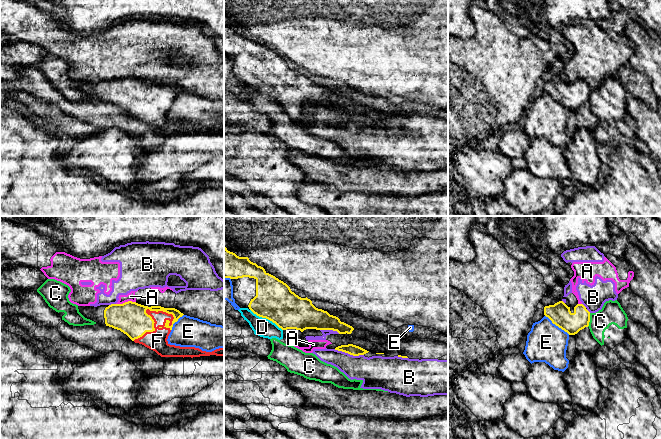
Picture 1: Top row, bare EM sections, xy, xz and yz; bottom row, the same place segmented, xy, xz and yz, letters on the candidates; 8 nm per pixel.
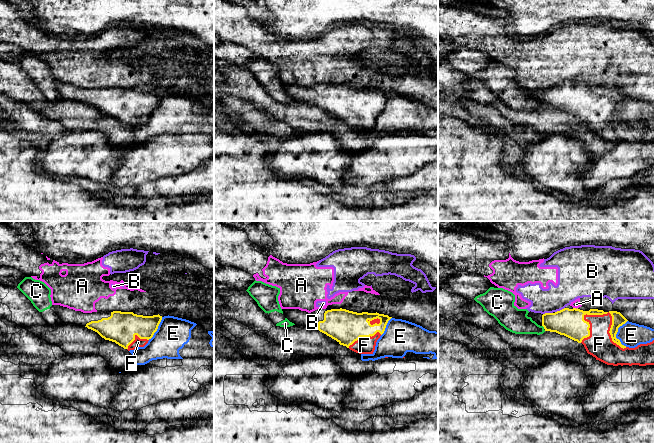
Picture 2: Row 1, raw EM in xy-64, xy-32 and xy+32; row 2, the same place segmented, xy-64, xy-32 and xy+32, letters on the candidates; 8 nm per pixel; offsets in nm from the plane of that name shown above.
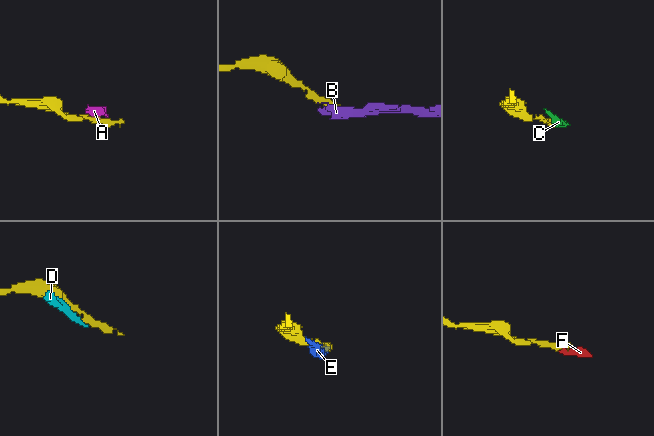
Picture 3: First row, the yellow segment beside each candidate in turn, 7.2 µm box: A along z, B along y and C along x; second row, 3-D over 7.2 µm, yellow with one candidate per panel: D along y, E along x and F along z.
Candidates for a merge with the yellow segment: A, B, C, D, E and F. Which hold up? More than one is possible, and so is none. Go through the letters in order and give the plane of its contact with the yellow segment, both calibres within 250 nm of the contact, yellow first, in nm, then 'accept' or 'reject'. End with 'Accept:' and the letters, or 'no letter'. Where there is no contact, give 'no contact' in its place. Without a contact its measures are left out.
A: meets yellow in xy; 260 nm thick on the yellow side, 70 nm on the other; reject
B: meets yellow in xz; 90 nm thick on the yellow side, 240 nm on the other; reject
C: meets yellow in yz; 170 nm thick on the yellow side, 180 nm on the other; reject
D: meets yellow in xz; 320 nm thick on the yellow side, 150 nm on the other; reject
E: meets yellow in yz; 170 nm thick on the yellow side, 320 nm on the other; reject
F: meets yellow in xy; 260 nm thick on the yellow side, 160 nm on the other; accept
Accept: F

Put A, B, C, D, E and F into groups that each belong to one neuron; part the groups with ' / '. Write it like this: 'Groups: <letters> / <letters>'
Groups: A B / C D / E / F

